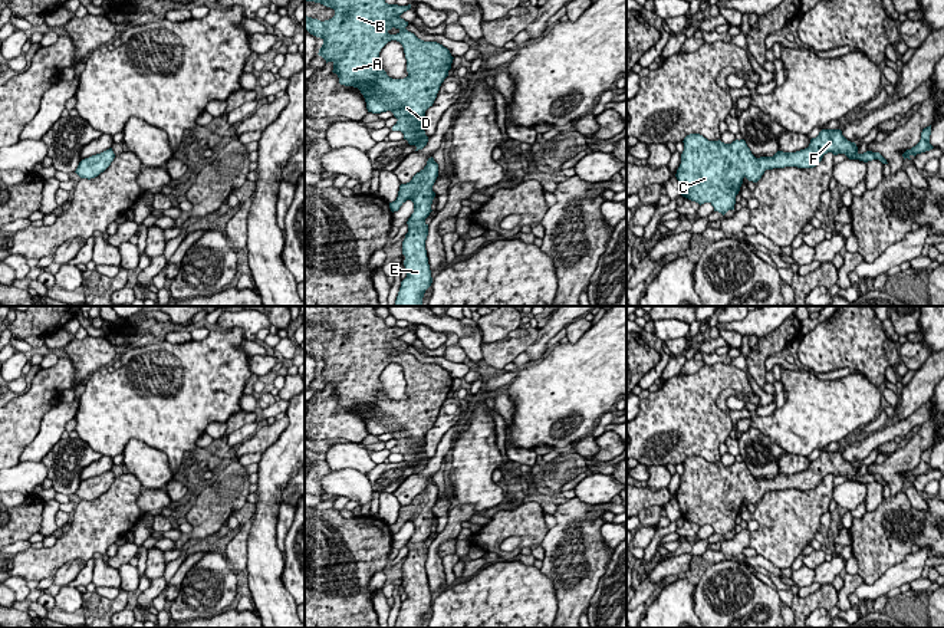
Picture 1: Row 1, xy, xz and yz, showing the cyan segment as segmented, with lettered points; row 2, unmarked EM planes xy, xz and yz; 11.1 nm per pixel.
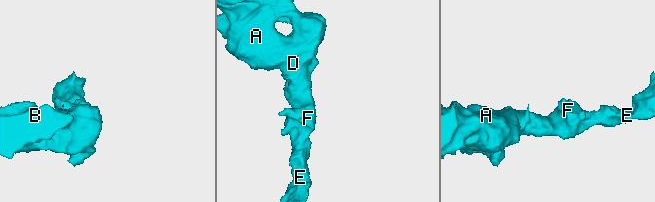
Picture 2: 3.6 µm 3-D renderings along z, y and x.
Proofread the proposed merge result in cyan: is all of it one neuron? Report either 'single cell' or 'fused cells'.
single cell

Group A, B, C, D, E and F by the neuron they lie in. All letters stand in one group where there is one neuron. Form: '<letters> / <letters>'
A B C D E F

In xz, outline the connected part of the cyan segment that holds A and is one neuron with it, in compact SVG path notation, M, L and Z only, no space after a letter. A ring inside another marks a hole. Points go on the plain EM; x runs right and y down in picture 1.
M305 306L305 322L320 325L335 332L335 338L320 343L305 338L305 352L323 362L319 371L326 385L333 385L333 395L339 405L353 408L365 420L366 431L372 435L391 433L398 441L392 453L401 453L404 461L417 471L422 471L428 458L425 457L425 433L432 428L441 405L448 398L453 378L447 369L437 364L424 364L405 349L408 343L399 338L411 331L408 328L388 326L378 318L374 306ZM391 362L402 366L408 398L392 401L382 391L379 382L381 371Z

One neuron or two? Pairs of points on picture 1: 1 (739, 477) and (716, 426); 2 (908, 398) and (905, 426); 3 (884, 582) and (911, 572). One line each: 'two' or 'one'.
1: two
2: two
3: one

